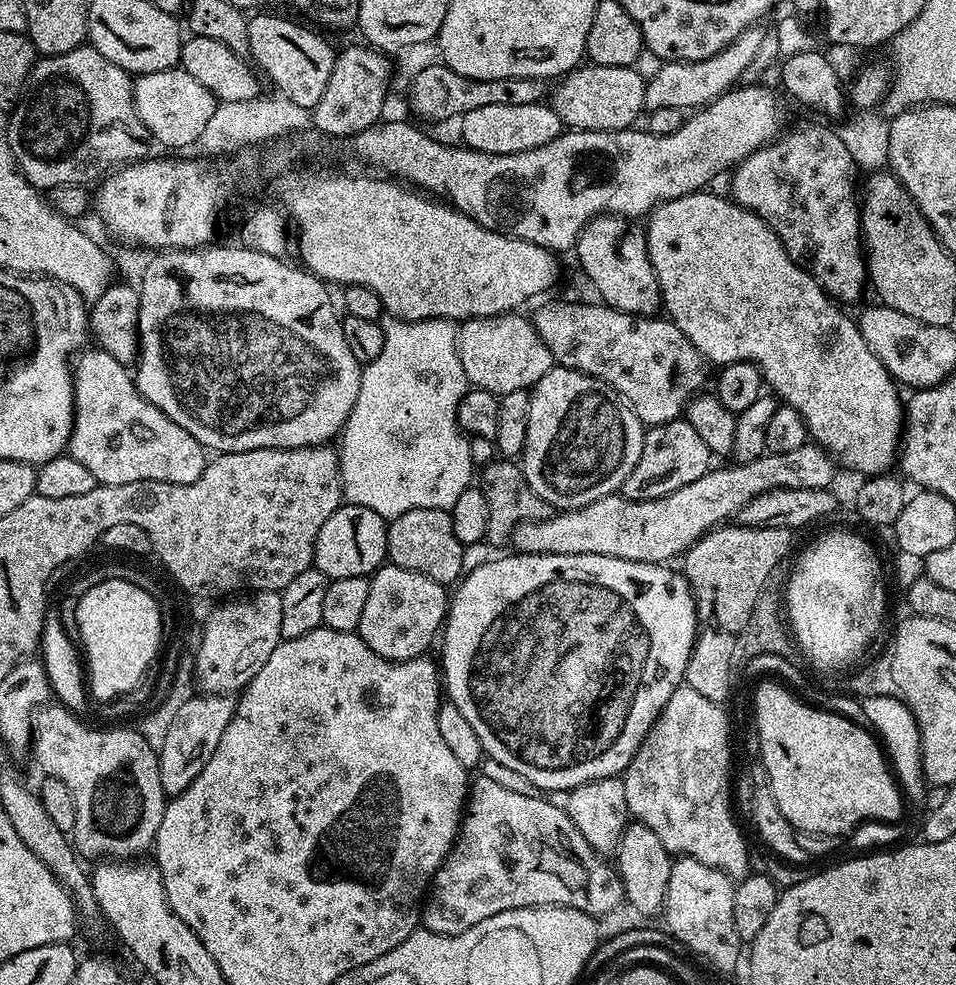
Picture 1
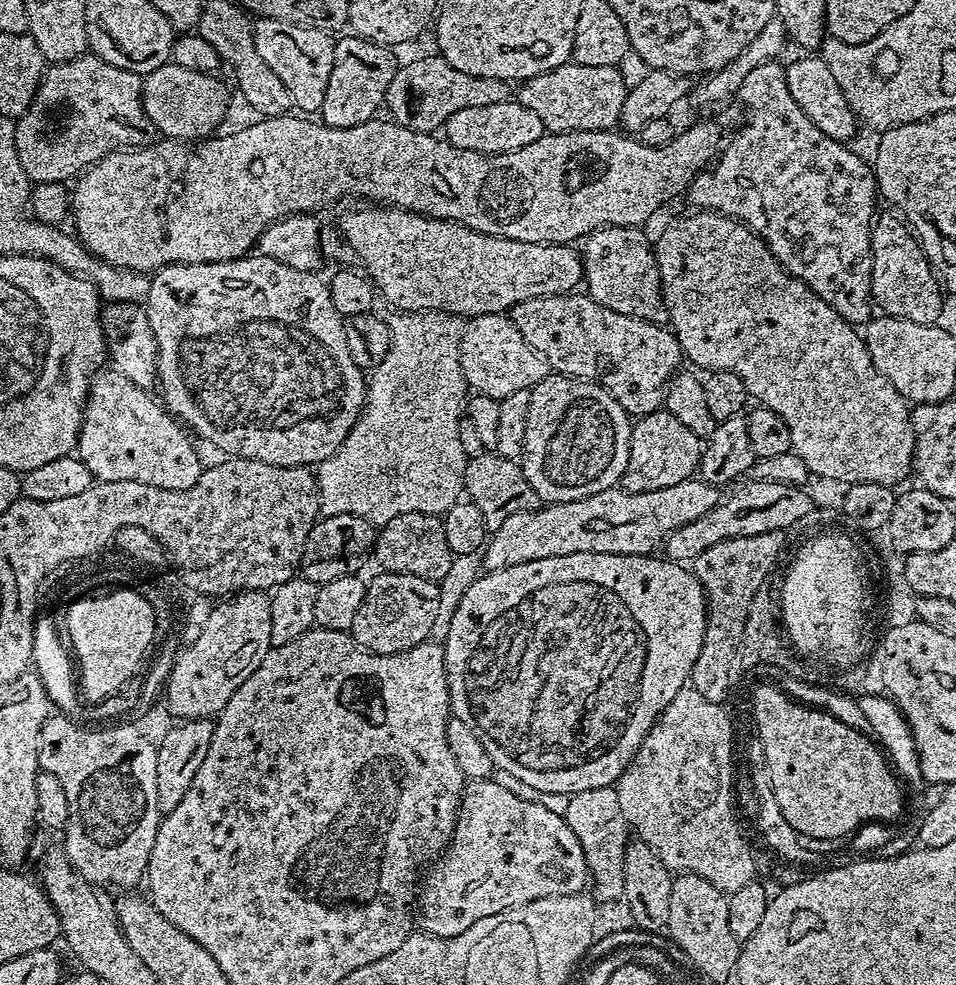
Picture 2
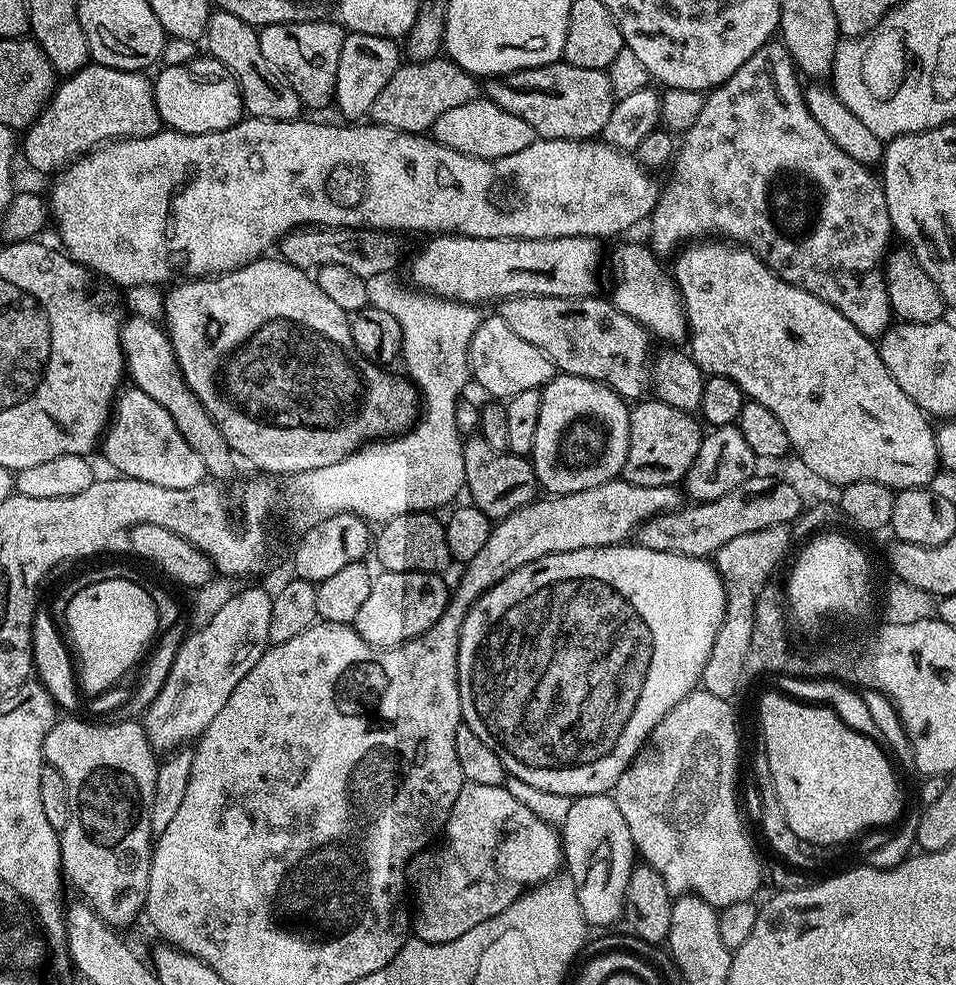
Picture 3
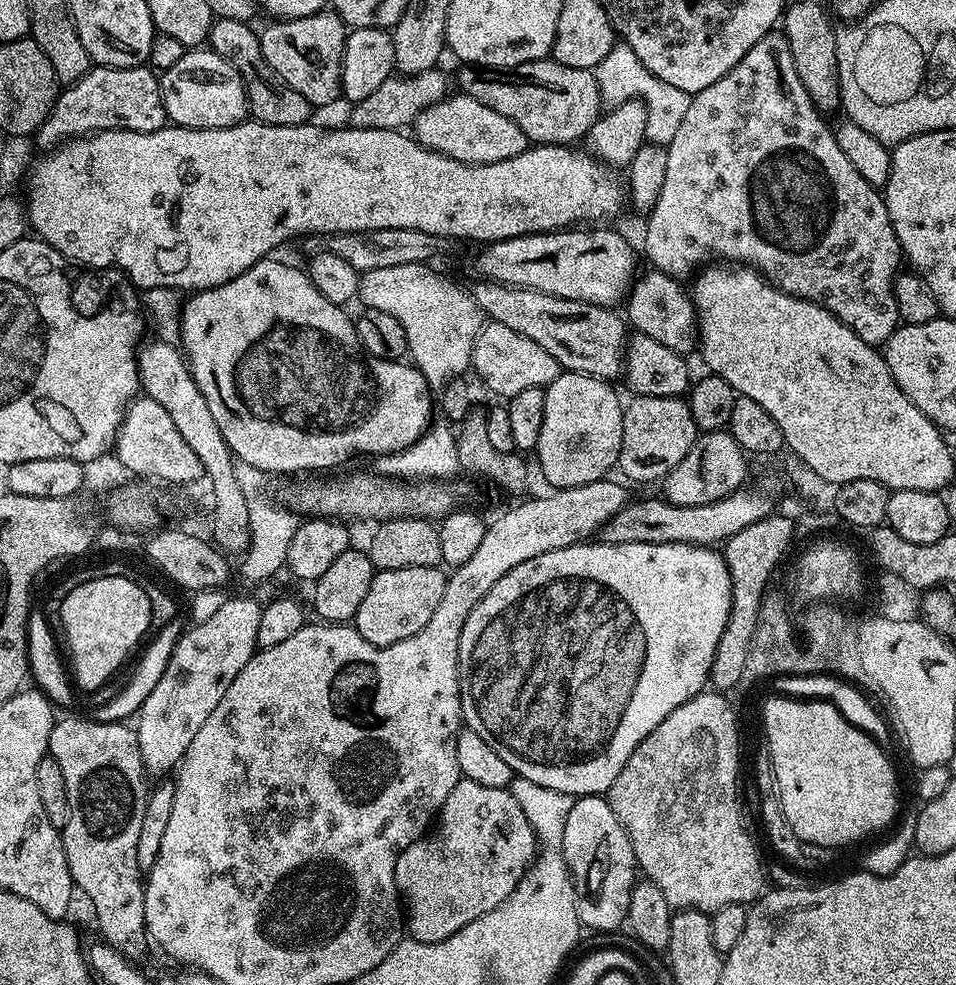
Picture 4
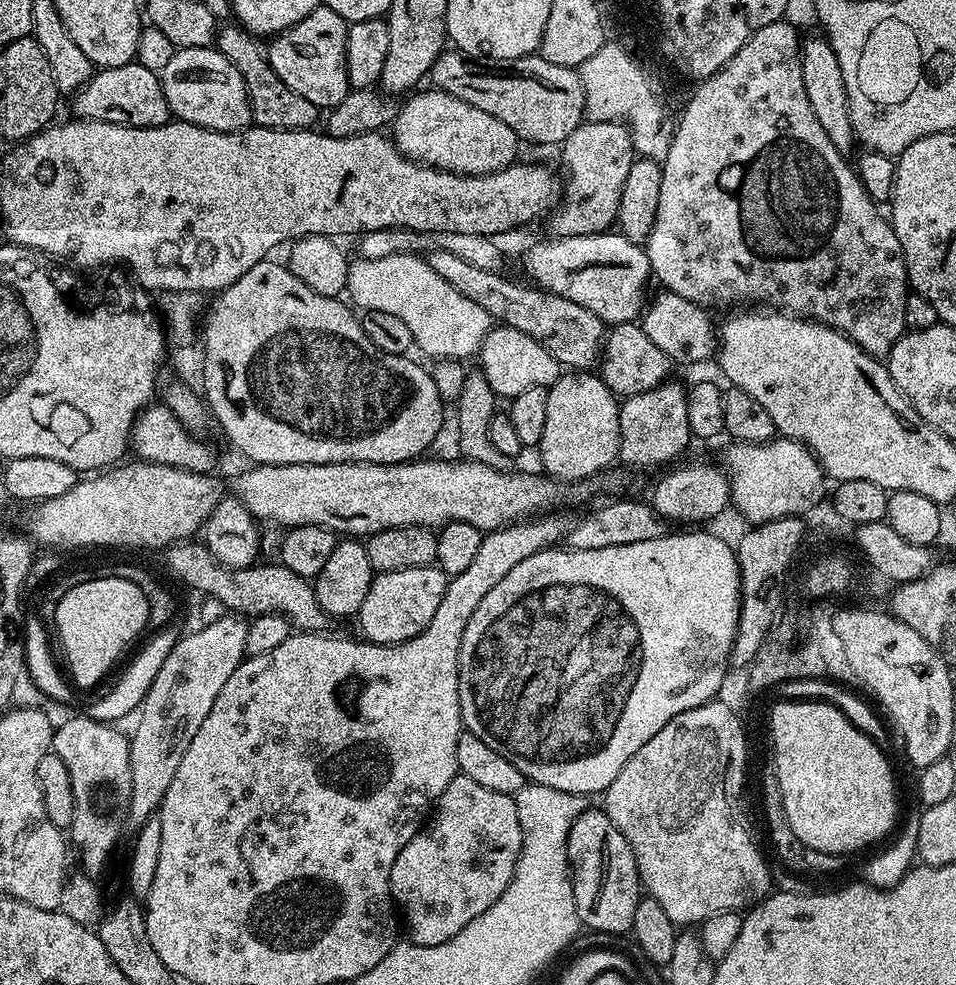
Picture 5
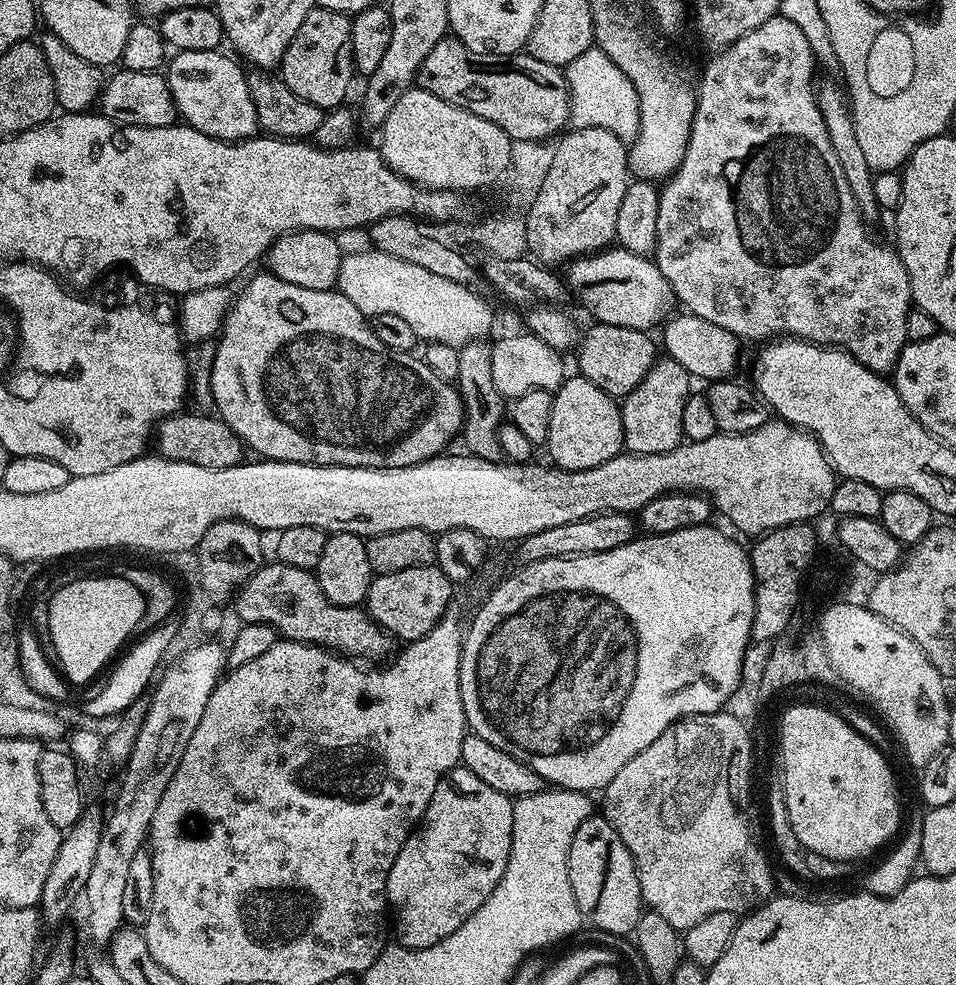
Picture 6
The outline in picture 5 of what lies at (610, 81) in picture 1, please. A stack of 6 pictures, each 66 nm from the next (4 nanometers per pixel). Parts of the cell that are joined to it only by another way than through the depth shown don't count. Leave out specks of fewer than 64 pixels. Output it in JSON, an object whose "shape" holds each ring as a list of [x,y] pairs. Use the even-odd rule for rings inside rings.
{"shape":[[[445,50],[434,62],[430,80],[439,91],[494,114],[524,142],[560,146],[579,124],[585,123],[584,91],[577,69],[554,66],[554,62],[546,62],[538,54],[513,60],[501,67],[501,72],[492,68],[495,67],[477,62],[459,50]]]}

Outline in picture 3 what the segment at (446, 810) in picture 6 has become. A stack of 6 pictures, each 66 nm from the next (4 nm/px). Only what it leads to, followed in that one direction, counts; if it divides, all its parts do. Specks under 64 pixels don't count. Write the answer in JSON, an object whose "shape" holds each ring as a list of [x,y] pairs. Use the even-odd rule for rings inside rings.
{"shape":[[[465,782],[462,786],[462,790],[458,794],[458,798],[454,798],[454,806],[450,810],[450,818],[448,819],[448,823],[444,825],[444,830],[442,833],[443,839],[448,839],[448,841],[444,844],[444,849],[440,852],[440,857],[437,858],[436,864],[420,864],[417,863],[415,865],[416,868],[416,912],[414,908],[414,915],[411,917],[410,920],[410,928],[411,931],[414,933],[415,939],[418,940],[425,940],[426,942],[430,942],[431,944],[441,944],[442,942],[450,942],[454,938],[462,938],[462,934],[466,934],[466,930],[474,930],[474,926],[478,926],[482,922],[486,922],[490,918],[494,918],[498,914],[502,914],[502,910],[506,910],[506,906],[510,906],[513,902],[516,901],[520,896],[523,896],[525,892],[528,891],[529,888],[535,888],[536,885],[545,883],[553,877],[557,875],[556,872],[559,870],[561,871],[562,868],[562,840],[561,837],[558,835],[557,829],[553,827],[553,825],[547,824],[545,820],[542,818],[538,818],[538,814],[534,814],[525,806],[522,802],[518,802],[518,798],[514,798],[514,794],[510,794],[503,788],[503,786],[482,786],[481,784],[470,784]]]}

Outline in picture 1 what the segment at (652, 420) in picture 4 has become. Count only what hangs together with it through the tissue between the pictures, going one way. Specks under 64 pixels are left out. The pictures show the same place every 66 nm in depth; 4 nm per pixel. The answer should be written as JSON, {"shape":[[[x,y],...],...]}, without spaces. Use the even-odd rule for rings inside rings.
{"shape":[[[687,419],[671,420],[665,424],[651,425],[645,431],[642,442],[642,454],[634,470],[626,478],[622,495],[627,500],[653,500],[666,494],[674,494],[681,486],[689,482],[698,482],[702,474],[713,467],[714,457],[706,442],[702,442],[698,430],[690,426]]]}

